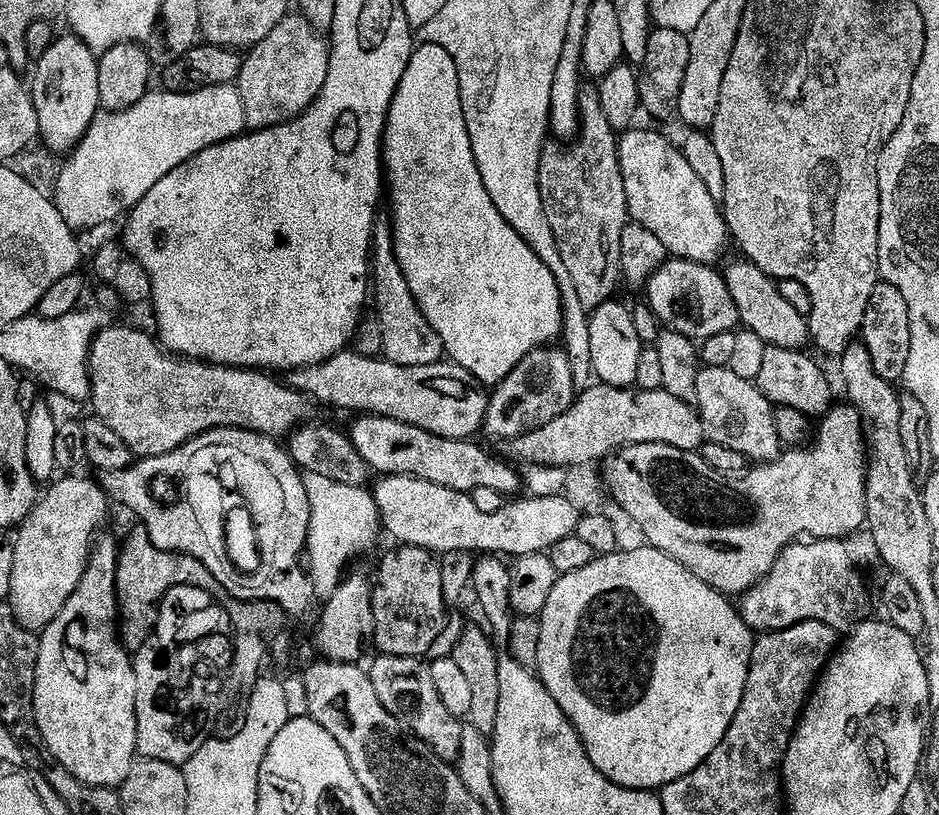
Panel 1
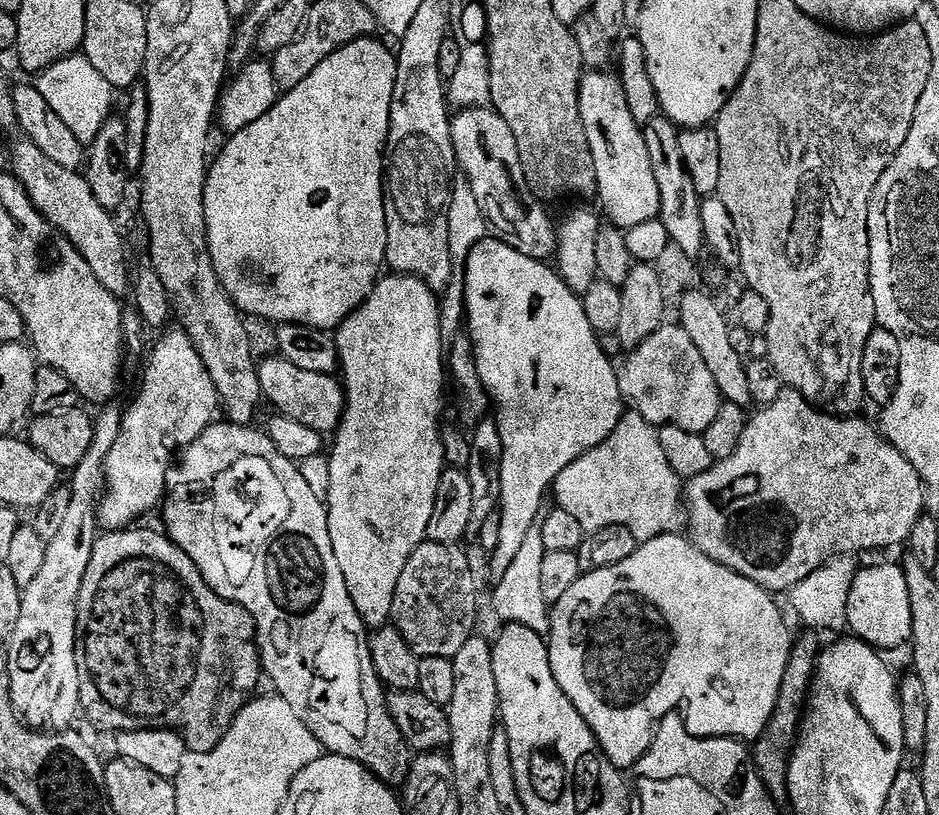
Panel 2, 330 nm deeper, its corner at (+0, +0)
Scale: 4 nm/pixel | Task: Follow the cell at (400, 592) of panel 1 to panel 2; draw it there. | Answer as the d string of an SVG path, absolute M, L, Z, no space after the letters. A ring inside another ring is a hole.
M419 544L410 554L402 578L398 578L398 590L394 590L394 606L392 607L391 627L402 634L406 646L414 650L418 657L433 656L434 658L451 658L466 646L466 642L477 631L476 628L476 597L478 591L474 586L467 551L454 544Z

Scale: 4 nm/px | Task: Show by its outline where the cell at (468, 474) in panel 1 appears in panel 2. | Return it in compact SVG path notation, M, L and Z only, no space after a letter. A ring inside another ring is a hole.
M272 354L269 360L260 360L258 364L258 382L260 394L276 407L279 415L294 422L300 422L321 434L335 433L344 416L344 389L335 375L313 374L311 370L302 370L294 362L286 362L279 355Z

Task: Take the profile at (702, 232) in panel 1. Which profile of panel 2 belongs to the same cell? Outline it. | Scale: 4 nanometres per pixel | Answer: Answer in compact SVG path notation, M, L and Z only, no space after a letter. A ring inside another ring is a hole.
M588 70L580 78L580 97L578 106L582 114L582 122L586 126L586 138L590 142L590 150L594 158L596 171L596 190L598 201L604 207L603 215L615 227L627 230L642 222L657 219L660 214L660 199L658 198L658 181L654 178L654 170L650 167L650 153L646 151L646 142L642 126L630 114L629 103L623 94L623 86L619 75L608 70Z

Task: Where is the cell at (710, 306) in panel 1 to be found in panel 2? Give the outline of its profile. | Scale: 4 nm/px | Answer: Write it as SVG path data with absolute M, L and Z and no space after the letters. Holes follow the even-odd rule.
M488 106L478 108L465 108L457 111L451 117L452 145L456 151L456 162L459 171L464 171L463 179L470 186L474 198L478 198L478 210L484 216L487 231L495 239L506 242L518 254L526 254L526 258L551 261L556 255L556 242L558 228L548 217L548 212L543 203L537 200L530 186L526 182L526 174L522 174L522 162L518 158L518 142L514 142L514 134L510 126L506 126L506 118Z

